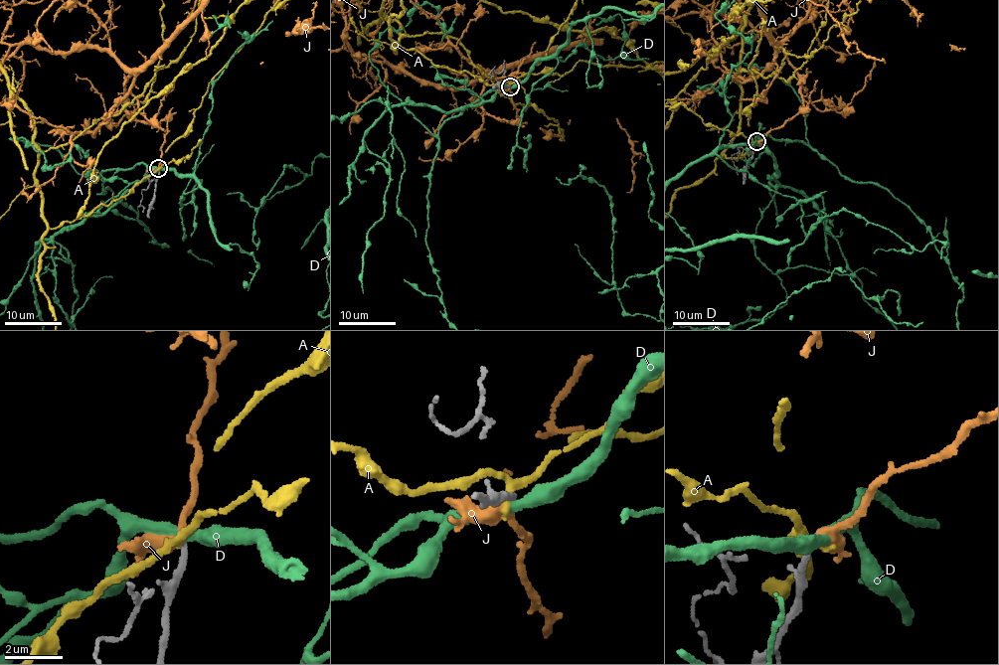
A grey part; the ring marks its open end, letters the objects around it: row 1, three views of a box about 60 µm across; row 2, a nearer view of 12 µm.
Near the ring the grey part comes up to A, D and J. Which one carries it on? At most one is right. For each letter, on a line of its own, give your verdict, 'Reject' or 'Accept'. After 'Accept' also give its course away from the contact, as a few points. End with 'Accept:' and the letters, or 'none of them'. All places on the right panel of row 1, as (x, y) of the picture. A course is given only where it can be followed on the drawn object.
A: Reject
D: Reject
J: Accept
Accept: J

